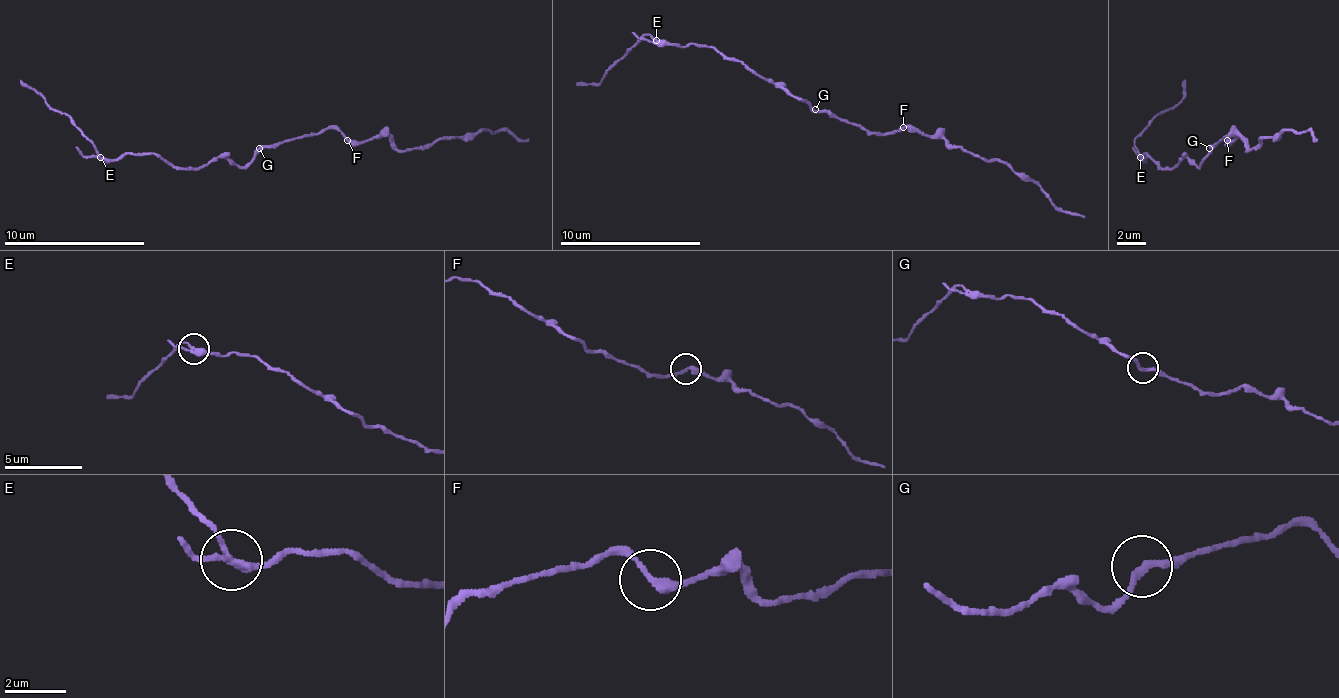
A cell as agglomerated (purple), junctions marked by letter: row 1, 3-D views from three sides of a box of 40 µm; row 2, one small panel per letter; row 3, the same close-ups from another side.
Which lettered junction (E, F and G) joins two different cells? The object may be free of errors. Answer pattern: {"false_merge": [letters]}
{"false_merge": ["E"]}

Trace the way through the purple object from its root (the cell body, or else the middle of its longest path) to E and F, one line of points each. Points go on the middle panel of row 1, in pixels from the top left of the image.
E: (818, 113), (800, 99), (751, 74), (737, 60), (723, 56), (712, 46), (677, 46), (655, 39)
F: (818, 113), (832, 113), (850, 124), (861, 124), (868, 131), (878, 131), (882, 134), (892, 134), (903, 127)

